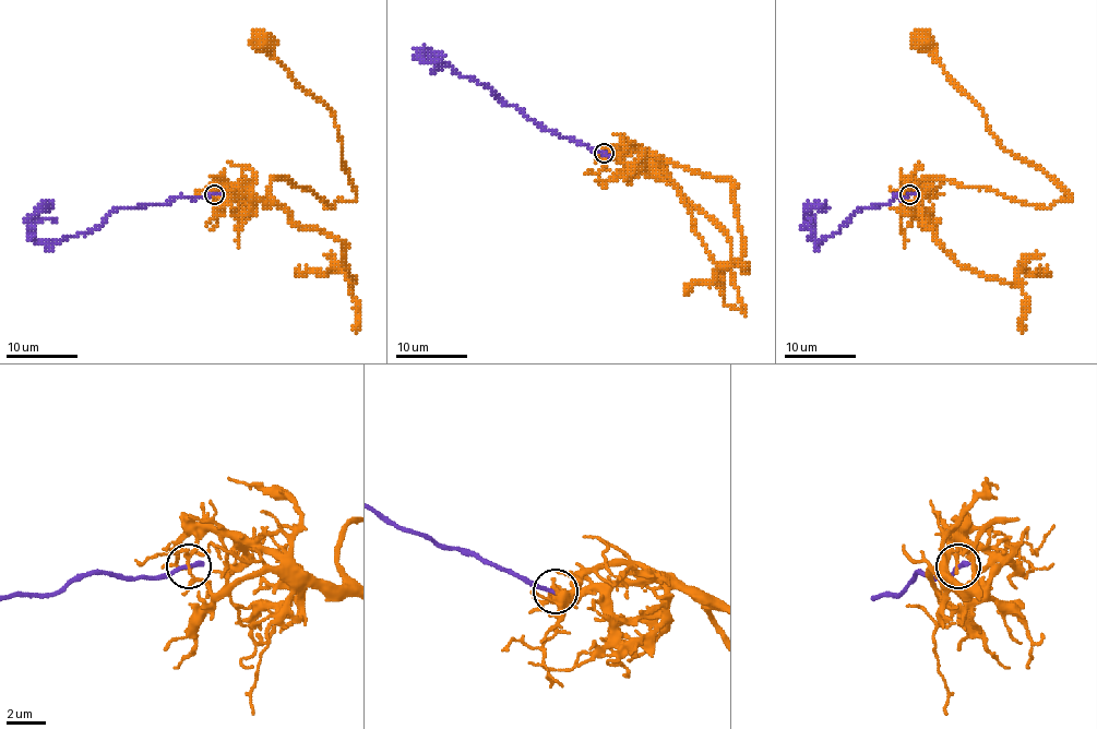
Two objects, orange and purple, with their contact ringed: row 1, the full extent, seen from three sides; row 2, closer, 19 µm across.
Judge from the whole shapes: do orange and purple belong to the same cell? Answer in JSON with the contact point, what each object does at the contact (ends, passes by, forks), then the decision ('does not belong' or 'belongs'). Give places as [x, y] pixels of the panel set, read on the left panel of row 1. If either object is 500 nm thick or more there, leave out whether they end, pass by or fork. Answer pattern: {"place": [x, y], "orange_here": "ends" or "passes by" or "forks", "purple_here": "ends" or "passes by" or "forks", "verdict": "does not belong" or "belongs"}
{"place": [214, 194], "orange_here": "ends", "purple_here": "ends", "verdict": "does not belong"}

